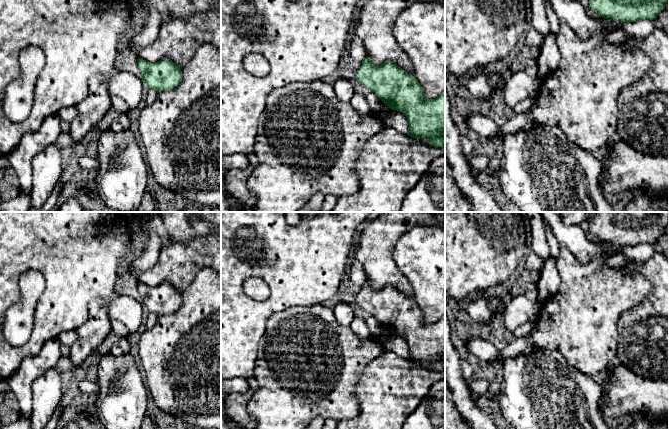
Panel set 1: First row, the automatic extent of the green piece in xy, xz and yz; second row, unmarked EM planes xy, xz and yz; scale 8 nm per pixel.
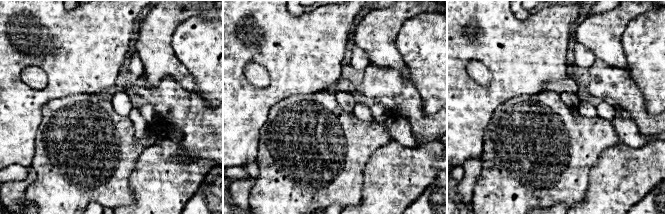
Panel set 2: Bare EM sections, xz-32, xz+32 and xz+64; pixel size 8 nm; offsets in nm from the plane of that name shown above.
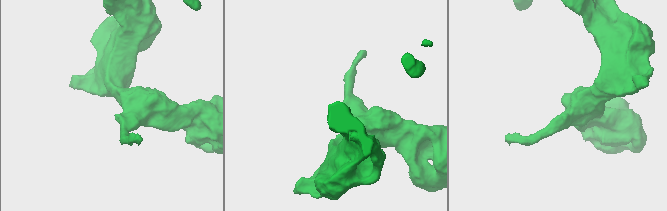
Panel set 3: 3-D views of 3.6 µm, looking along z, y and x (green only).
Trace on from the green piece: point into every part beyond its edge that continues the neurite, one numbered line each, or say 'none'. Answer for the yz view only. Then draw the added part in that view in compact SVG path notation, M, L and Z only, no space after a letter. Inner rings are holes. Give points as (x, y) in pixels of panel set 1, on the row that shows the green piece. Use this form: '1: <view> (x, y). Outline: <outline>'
none

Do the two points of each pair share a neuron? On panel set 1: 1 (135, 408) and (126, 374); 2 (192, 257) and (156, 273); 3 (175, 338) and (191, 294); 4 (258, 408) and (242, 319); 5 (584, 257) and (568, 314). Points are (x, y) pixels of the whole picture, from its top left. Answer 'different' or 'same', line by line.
1: same
2: same
3: same
4: different
5: different

